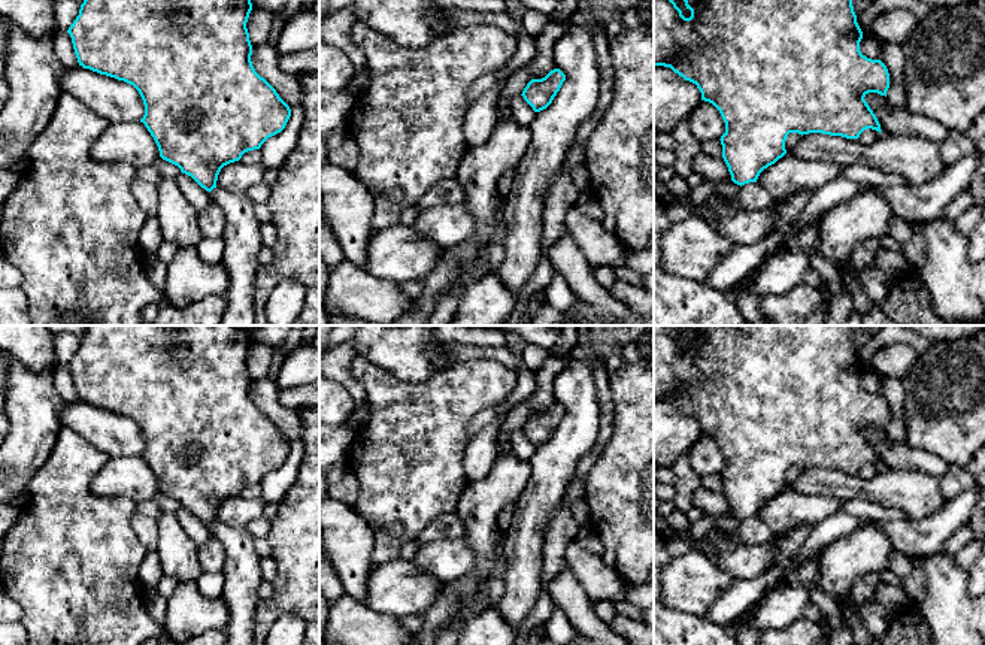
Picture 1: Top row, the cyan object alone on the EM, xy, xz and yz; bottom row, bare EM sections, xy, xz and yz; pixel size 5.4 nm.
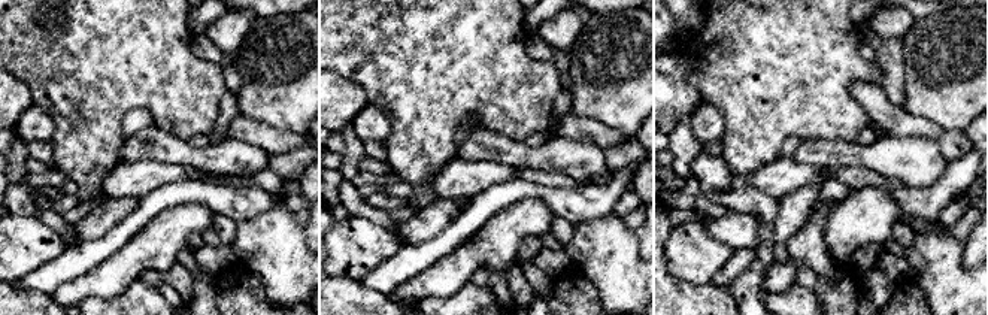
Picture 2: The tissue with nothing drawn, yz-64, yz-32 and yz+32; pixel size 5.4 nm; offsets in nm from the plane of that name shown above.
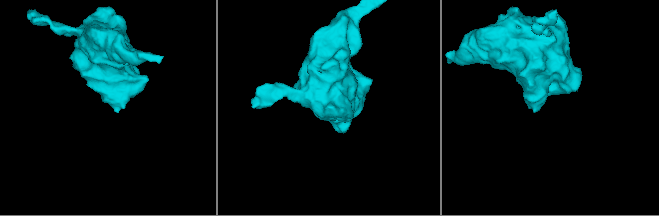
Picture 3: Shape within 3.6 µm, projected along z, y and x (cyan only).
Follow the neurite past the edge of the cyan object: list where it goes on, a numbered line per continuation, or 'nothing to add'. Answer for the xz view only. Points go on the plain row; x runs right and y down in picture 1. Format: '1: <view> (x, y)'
nothing to add

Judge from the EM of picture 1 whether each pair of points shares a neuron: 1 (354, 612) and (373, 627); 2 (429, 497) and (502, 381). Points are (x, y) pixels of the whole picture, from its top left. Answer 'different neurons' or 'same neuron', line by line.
1: same neuron
2: same neuron

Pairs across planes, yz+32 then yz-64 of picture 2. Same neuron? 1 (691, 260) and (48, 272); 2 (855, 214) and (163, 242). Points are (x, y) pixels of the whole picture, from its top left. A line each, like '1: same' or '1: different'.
1: different
2: same

